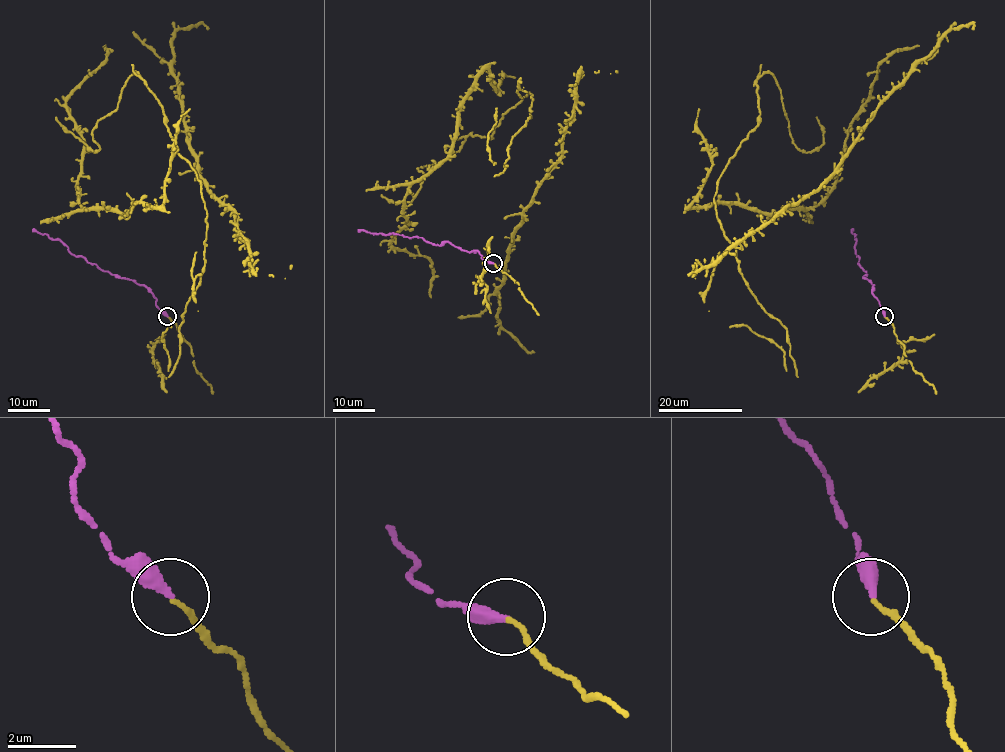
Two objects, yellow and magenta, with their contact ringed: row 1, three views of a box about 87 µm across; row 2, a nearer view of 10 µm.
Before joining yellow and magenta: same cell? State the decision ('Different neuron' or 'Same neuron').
Same neuron

